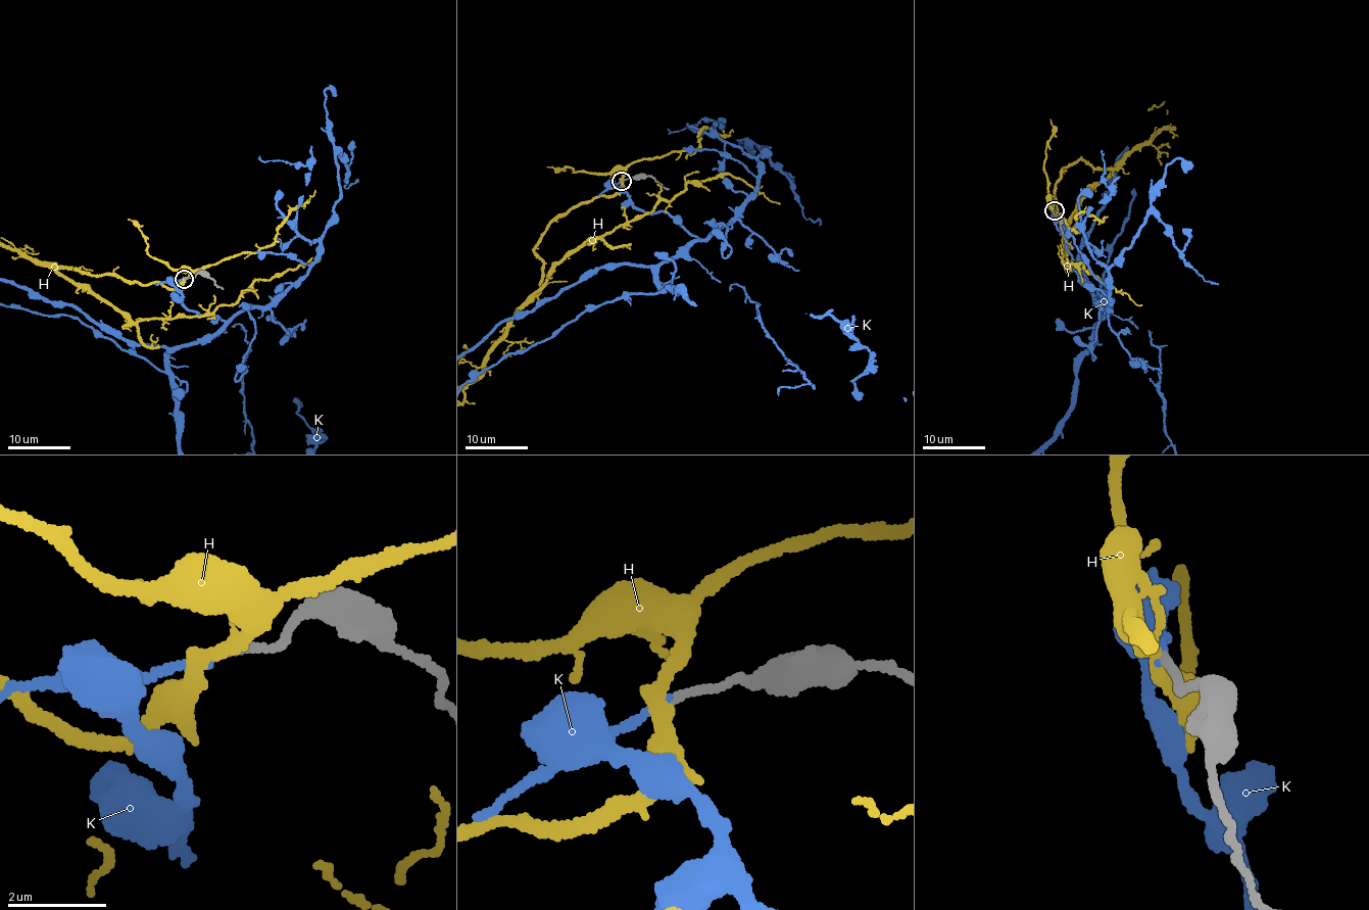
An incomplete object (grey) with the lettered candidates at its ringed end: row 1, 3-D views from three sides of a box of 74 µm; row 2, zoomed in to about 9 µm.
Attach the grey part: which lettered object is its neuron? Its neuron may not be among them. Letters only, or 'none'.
K

